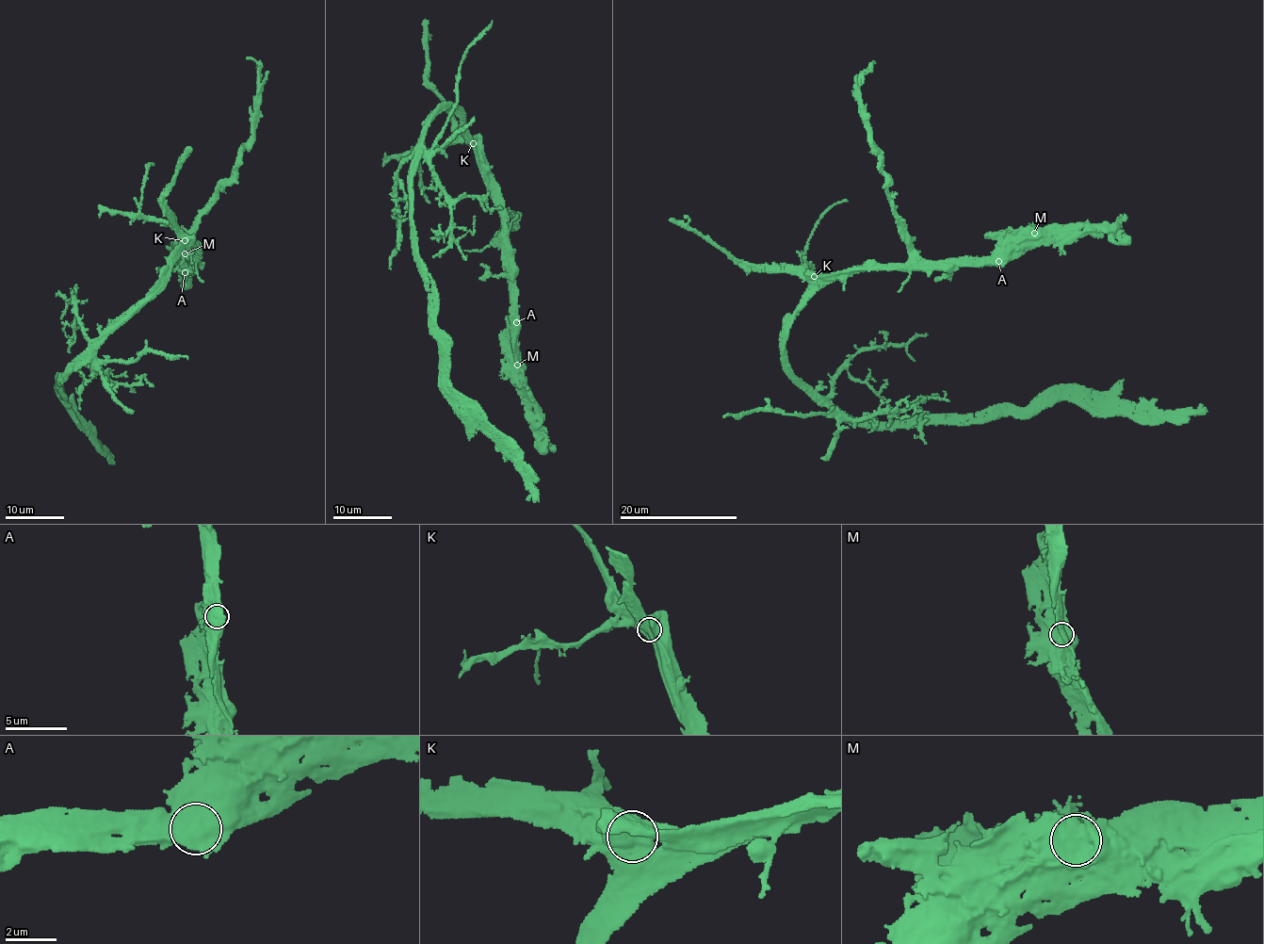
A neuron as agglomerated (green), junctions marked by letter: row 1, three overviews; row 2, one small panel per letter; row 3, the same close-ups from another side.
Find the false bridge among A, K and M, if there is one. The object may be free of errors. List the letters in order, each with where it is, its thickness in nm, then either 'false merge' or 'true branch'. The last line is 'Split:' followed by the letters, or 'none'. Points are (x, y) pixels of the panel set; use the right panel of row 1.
A: (998, 261) | 900 nm | true branch
K: (814, 276) | 1100 nm | true branch
M: (1034, 233) | 1050 nm | false merge
Split: M

